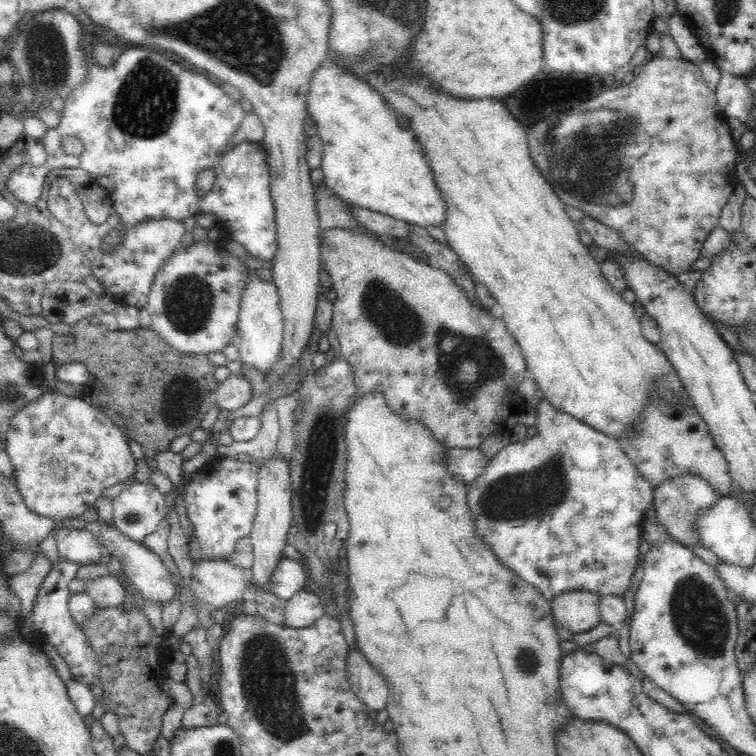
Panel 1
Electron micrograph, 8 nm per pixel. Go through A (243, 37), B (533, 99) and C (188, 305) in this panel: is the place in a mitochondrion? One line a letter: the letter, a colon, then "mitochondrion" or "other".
A: mitochondrion
B: other
C: mitochondrion

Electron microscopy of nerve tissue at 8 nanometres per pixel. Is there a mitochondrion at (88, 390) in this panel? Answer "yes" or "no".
no

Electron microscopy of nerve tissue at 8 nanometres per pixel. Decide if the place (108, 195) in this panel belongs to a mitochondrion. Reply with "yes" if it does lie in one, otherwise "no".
no

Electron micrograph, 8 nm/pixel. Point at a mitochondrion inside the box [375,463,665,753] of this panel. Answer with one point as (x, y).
(525, 661)

